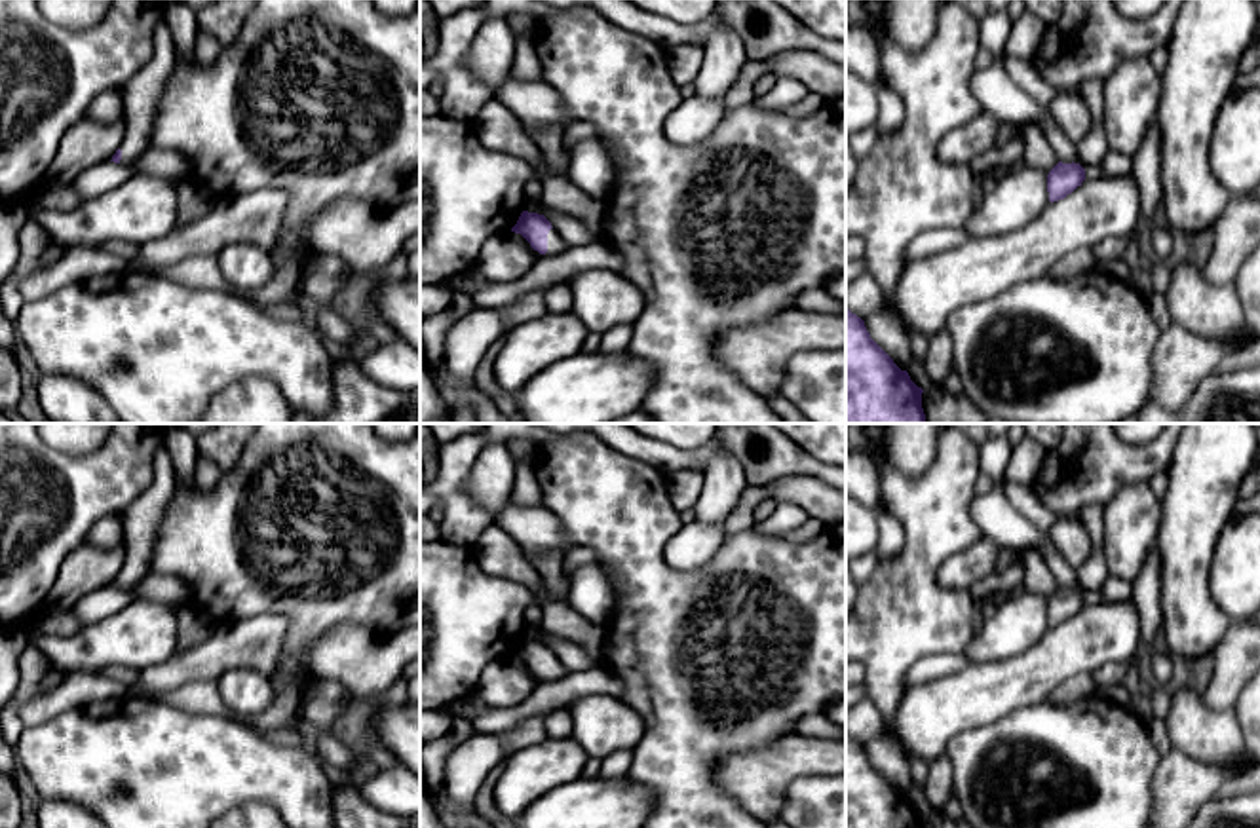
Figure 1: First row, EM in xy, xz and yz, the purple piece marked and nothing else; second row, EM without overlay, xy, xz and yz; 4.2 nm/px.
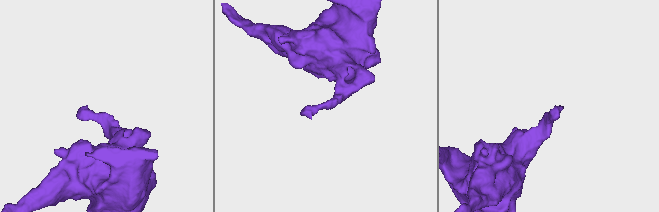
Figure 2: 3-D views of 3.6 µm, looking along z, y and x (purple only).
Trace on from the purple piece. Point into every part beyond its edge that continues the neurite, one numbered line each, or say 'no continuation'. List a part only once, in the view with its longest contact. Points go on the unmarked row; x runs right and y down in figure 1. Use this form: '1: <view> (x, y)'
1: xz (555, 669)

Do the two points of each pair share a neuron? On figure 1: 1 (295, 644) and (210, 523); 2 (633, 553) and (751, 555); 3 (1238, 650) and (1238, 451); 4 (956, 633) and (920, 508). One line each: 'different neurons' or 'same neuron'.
1: same neuron
2: same neuron
3: different neurons
4: same neuron

